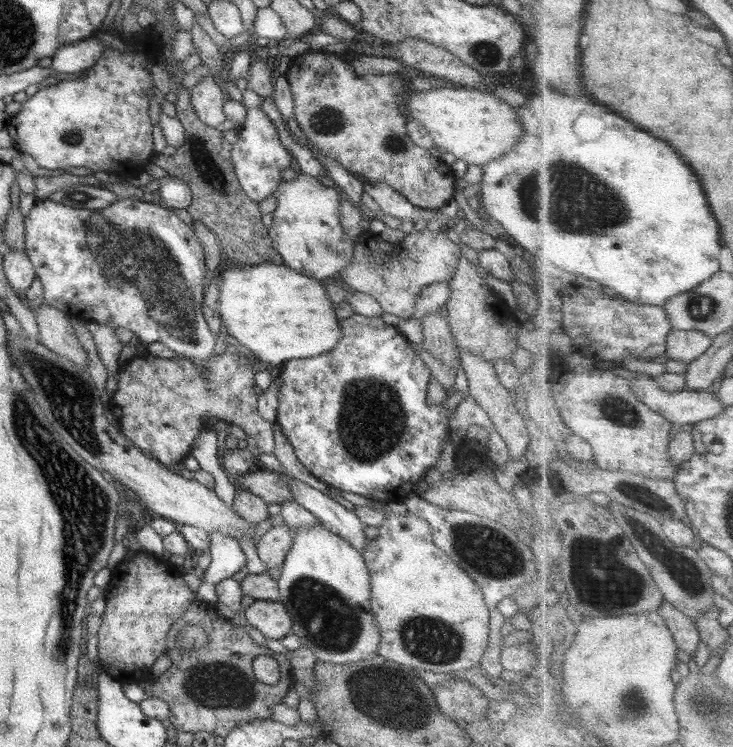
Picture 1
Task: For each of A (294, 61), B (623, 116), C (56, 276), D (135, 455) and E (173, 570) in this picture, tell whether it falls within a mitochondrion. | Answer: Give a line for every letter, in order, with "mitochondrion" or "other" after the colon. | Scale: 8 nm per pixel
A: other
B: other
C: other
D: other
E: other

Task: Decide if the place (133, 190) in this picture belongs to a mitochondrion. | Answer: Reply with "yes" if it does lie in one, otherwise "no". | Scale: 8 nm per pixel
no

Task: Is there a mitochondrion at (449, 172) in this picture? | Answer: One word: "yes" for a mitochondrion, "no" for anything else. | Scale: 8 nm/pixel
no

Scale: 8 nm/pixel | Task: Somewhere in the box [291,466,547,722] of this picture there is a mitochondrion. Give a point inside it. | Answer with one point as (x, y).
(484, 550)

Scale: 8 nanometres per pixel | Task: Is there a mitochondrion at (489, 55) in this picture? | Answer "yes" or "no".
yes

